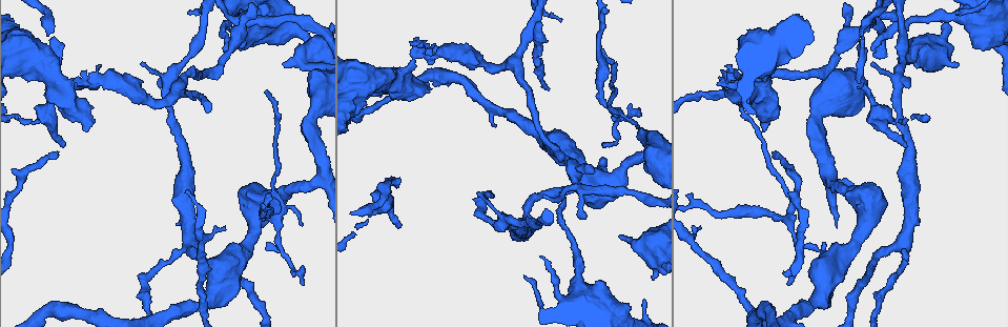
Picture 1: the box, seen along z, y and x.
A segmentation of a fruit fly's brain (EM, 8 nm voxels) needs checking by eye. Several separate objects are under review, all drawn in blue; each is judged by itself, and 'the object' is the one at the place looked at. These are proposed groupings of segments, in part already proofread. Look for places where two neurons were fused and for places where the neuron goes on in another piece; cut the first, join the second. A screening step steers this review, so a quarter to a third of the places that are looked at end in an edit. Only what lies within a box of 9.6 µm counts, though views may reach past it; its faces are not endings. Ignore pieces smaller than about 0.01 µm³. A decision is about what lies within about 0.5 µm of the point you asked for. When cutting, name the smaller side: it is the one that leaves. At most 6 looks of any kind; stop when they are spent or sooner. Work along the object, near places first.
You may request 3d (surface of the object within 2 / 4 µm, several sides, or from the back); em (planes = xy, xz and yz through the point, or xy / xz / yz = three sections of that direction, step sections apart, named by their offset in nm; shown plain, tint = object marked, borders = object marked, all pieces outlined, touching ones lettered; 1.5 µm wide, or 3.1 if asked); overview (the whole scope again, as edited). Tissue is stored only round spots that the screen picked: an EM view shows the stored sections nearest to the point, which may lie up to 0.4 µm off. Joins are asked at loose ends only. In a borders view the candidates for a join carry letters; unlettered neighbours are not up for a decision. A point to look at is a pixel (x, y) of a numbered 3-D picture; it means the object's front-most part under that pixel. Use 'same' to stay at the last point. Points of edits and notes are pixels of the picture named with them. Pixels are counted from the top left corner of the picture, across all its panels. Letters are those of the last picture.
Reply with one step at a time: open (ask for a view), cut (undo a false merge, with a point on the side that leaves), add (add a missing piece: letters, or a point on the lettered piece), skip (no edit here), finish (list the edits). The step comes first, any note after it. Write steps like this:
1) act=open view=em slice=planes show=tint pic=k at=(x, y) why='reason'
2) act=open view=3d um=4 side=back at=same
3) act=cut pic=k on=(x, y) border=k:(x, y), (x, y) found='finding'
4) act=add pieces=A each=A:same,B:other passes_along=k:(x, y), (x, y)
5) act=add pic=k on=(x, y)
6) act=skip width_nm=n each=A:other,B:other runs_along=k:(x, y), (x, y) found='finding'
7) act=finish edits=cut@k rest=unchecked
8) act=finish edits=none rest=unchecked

act=open view=3d um=4 pic=1 at=(223, 50) why='thin end'

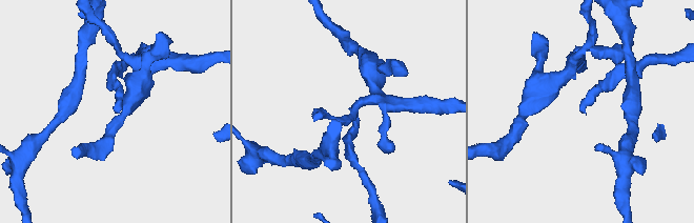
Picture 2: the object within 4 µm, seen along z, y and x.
act=open view=em slice=planes show=borders pic=2 at=(586, 113)

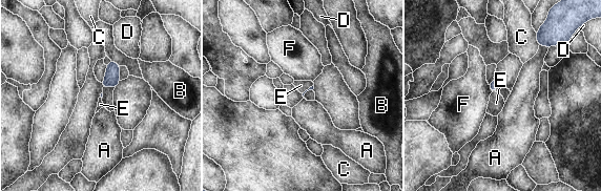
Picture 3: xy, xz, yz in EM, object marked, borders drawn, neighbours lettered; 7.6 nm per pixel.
act=add pieces=E longest_contact=C:100nm each=A:other,B:other,C:other,D:other,E:same,F:other found='the neuron continues'

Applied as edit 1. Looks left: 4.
act=open view=3d um=4 side=back pic=1 at=(86, 131) why='an open end'

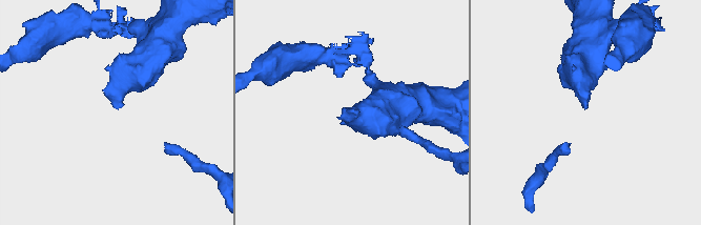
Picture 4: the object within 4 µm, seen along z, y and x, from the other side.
act=open view=em slice=planes show=borders pic=4 at=(349, 110)

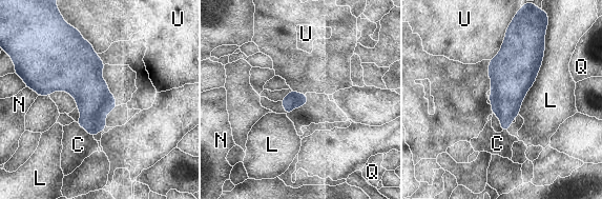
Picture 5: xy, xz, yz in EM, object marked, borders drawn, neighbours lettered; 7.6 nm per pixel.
act=skip each=C:other,L:other,N:other,Q:other,U:other border=5:(545, 41), (542, 64), (518, 114) found='no lettered piece goes on from it'

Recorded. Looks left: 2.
act=finish edits=add@3 rest=unchecked

